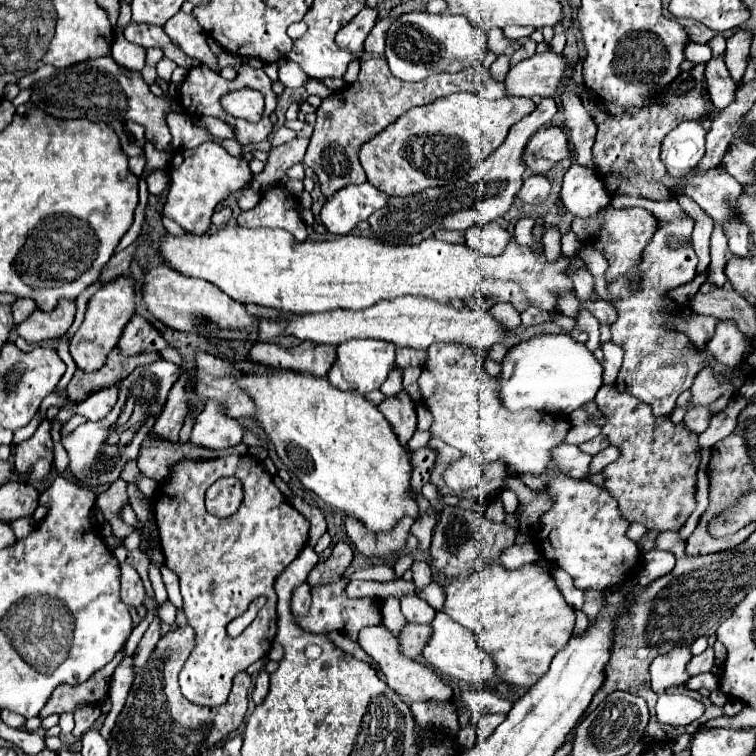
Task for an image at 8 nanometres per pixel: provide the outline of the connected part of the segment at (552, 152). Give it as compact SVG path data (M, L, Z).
M546 127L530 137L522 159L528 173L544 175L568 155L570 149L568 149L566 133L560 127Z

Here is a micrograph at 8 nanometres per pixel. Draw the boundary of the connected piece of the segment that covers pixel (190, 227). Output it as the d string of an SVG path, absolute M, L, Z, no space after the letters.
M202 143L194 149L178 149L172 159L170 191L164 205L164 215L174 219L184 231L200 235L210 229L210 217L214 207L230 193L246 187L252 181L248 163L242 157L228 155L218 143Z

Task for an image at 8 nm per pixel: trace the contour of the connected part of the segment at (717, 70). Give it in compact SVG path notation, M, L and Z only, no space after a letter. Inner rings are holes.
M710 59L706 63L706 81L708 81L708 93L716 109L724 109L734 101L736 85L724 65L724 59Z

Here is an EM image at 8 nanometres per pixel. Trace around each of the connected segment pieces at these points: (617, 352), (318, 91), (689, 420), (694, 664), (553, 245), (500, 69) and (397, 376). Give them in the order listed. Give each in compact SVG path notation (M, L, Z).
M612 341L604 343L604 345L602 345L602 351L604 351L604 361L602 361L602 369L604 369L604 383L606 383L606 385L612 385L612 383L616 381L618 371L620 371L624 351L622 351L616 343L612 343Z
M310 79L310 83L306 83L306 91L308 91L308 95L316 95L320 99L326 99L330 95L330 91L316 79Z
M692 407L682 423L686 423L686 429L690 429L692 433L702 433L708 429L708 421L710 421L710 413L708 413L708 407Z
M708 647L704 653L692 657L692 661L688 663L688 673L690 673L690 675L706 673L706 671L710 671L712 663L714 663L714 651L712 651L712 647Z
M558 227L546 229L546 233L542 235L542 243L544 243L544 249L546 249L546 257L550 257L550 261L554 261L554 257L560 257L562 255Z
M500 55L500 57L490 65L490 73L492 73L492 77L498 79L498 81L504 81L508 69L510 69L510 57L508 57L508 55Z
M394 369L390 373L390 377L384 381L384 385L380 387L380 391L386 395L386 397L394 397L396 393L402 391L402 369Z

